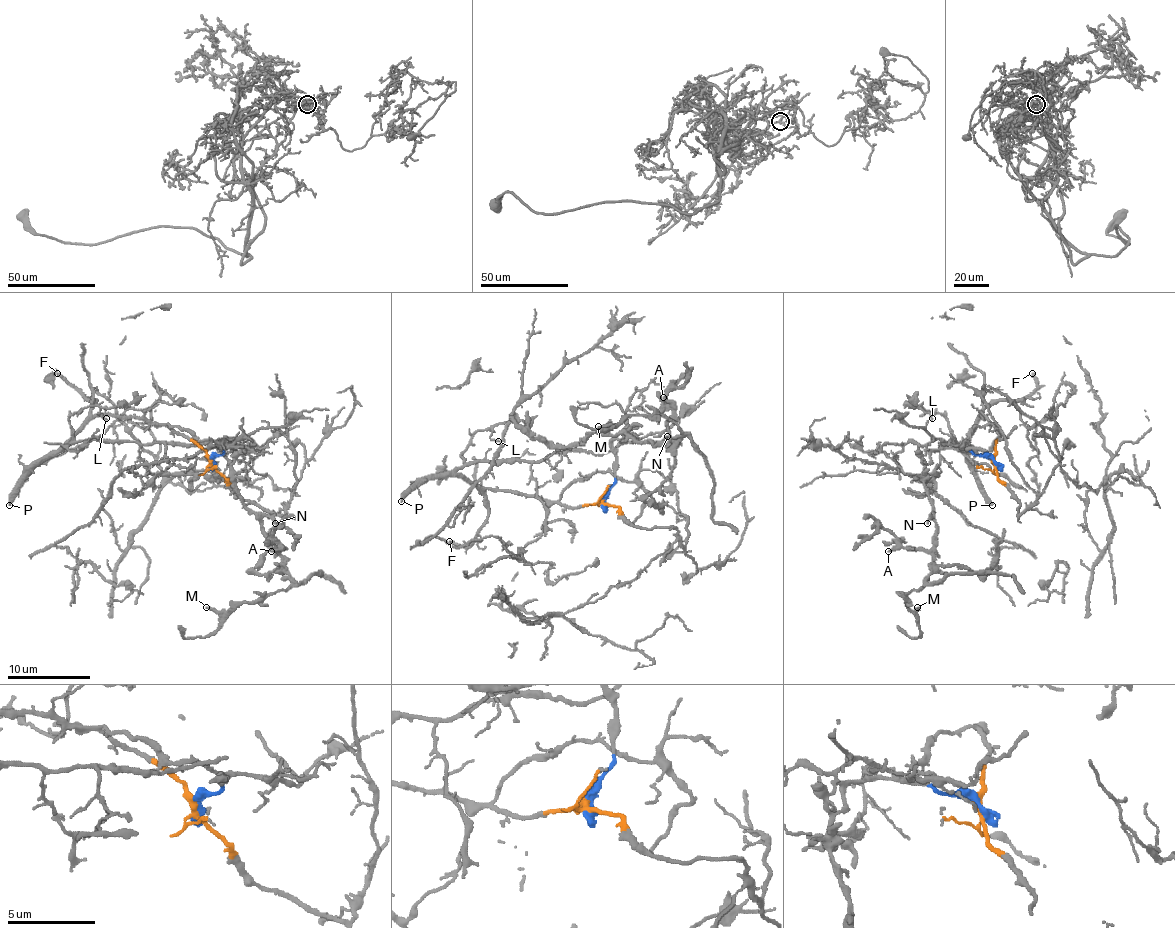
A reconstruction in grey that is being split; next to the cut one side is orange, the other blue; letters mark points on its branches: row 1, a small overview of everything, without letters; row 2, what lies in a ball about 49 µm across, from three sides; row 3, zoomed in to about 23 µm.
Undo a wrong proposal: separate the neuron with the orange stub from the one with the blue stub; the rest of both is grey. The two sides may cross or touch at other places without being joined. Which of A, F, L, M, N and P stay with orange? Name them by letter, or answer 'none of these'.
F, L, P

